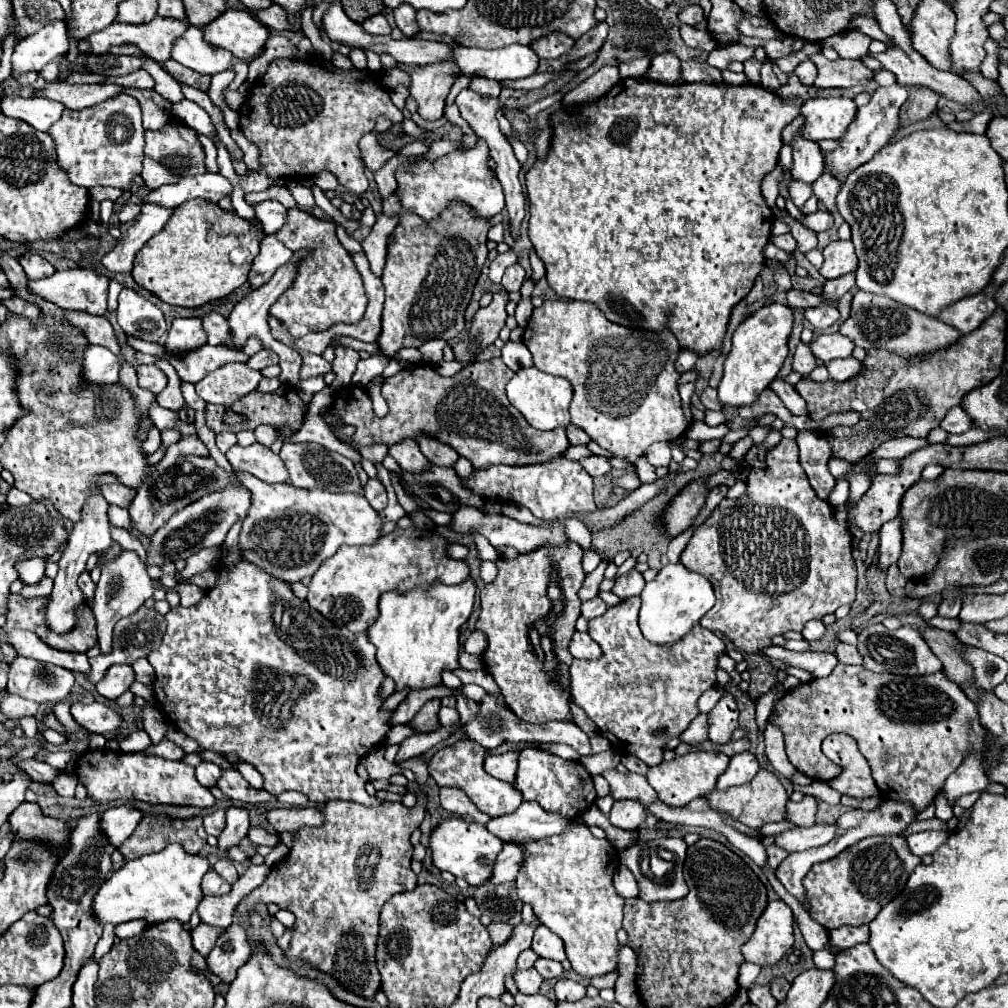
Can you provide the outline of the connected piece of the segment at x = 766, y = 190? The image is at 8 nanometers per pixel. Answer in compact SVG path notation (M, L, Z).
M776 165L776 169L772 169L762 181L762 195L768 203L768 207L774 207L774 201L780 193L780 175L782 175L782 167Z

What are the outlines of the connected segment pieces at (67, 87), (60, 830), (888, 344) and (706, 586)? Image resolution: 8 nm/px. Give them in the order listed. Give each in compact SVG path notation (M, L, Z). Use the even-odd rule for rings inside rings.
M48 83L42 89L42 97L64 103L68 109L84 109L96 103L102 103L110 97L116 97L126 87L114 83L92 83L92 85L70 85L70 83Z
M20 803L8 821L12 833L19 839L42 839L56 847L68 835L64 821L44 817L38 803Z
M856 291L852 299L852 313L850 319L846 319L840 325L840 333L848 337L856 347L862 349L884 349L890 353L896 353L900 357L916 357L916 355L932 355L944 347L954 345L962 335L954 327L946 325L940 319L920 315L914 309L902 307L900 303L892 303L892 299L886 299L882 295Z
M682 563L666 565L660 569L654 581L646 583L640 593L640 629L648 641L658 645L670 645L682 639L712 607L714 607L714 589L706 577L686 569Z

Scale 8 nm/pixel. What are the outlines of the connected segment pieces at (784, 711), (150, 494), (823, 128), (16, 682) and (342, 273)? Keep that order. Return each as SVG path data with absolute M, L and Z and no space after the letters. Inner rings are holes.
M838 663L828 677L802 683L778 699L772 707L770 721L784 735L790 763L800 773L816 781L830 781L838 777L838 765L832 763L820 749L822 739L830 733L846 733L854 737L860 745L860 753L872 769L876 785L884 793L884 799L910 799L912 803L918 803L918 811L934 801L936 793L942 789L942 783L958 769L970 749L984 755L986 731L980 725L976 703L972 703L944 671L924 677L902 677L892 673L872 673L866 667Z
M182 455L176 459L176 463L164 471L156 471L152 473L142 487L138 489L136 497L132 499L128 511L130 511L130 519L132 519L132 529L130 535L134 539L140 539L142 535L146 535L148 539L166 525L166 521L178 513L180 509L184 509L186 505L194 503L196 499L200 499L202 495L210 493L210 491L218 491L222 487L226 487L226 483L236 483L238 479L234 477L234 473L226 473L222 471L212 457L196 457L196 455Z
M848 97L810 99L800 107L800 115L804 117L802 137L814 143L822 139L840 139L856 119L856 111L856 103Z
M18 655L10 665L8 691L36 703L58 703L66 699L74 683L72 671L38 659Z
M288 209L286 225L280 227L276 239L284 243L292 251L300 249L314 249L308 257L302 259L298 277L294 287L286 289L280 299L270 307L270 313L286 327L290 327L290 335L306 335L310 331L326 331L336 323L358 323L366 311L366 293L362 285L362 277L352 261L352 255L340 245L336 239L336 225L324 219L314 217L302 209Z

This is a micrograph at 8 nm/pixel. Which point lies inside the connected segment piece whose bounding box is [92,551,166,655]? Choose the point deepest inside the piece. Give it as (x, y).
(124, 586)

